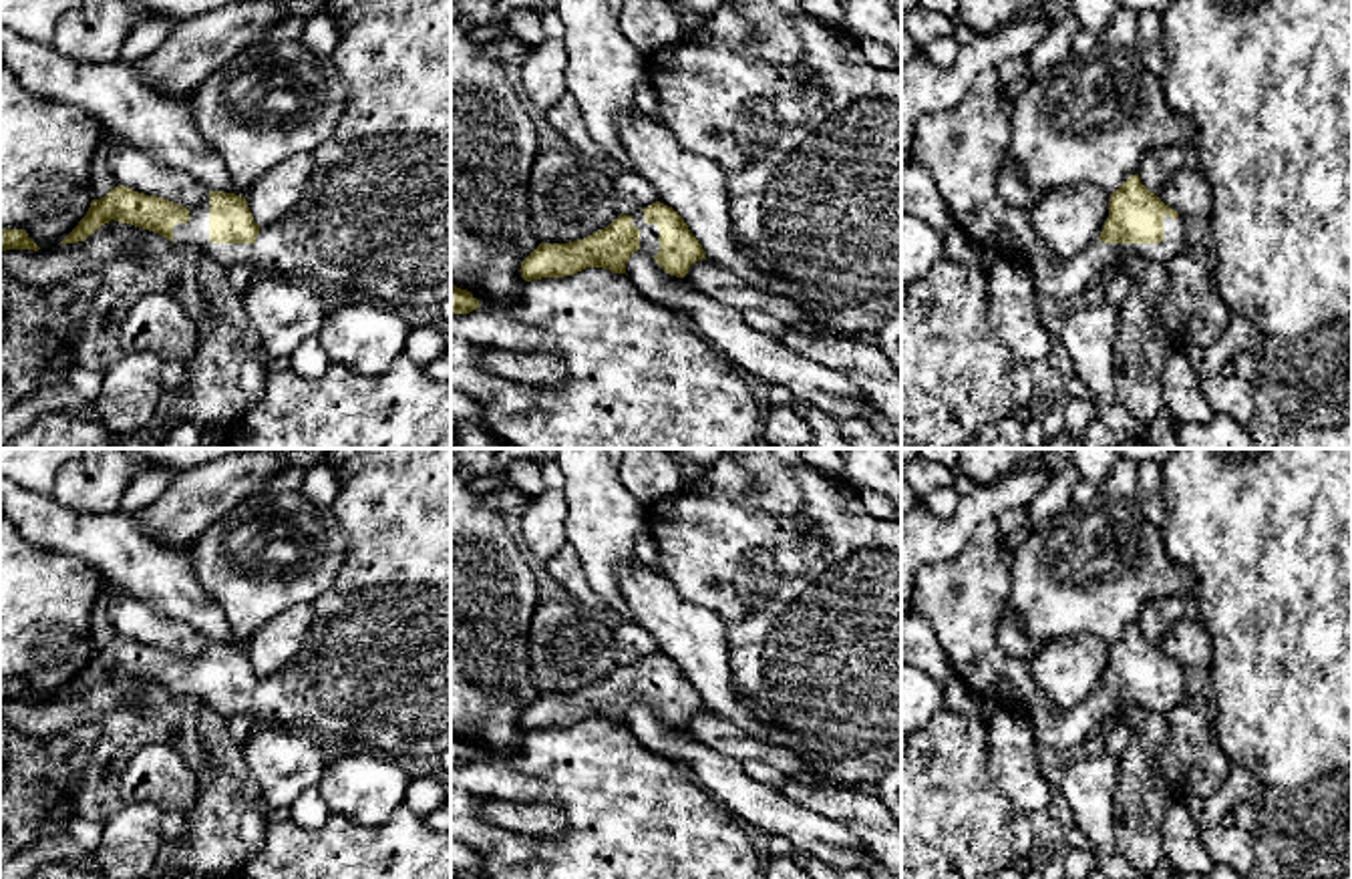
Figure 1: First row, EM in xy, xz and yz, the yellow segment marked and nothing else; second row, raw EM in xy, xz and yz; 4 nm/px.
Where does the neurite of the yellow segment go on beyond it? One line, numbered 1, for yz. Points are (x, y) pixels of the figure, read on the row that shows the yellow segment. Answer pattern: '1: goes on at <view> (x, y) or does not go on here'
1: goes on at yz (962, 147)

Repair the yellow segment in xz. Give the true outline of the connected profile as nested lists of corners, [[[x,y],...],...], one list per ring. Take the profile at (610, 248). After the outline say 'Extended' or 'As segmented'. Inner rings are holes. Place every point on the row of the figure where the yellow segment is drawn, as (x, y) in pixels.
[[[656,201],[634,215],[618,215],[608,227],[569,243],[539,243],[523,261],[525,282],[573,276],[585,268],[626,274],[634,251],[650,253],[670,276],[706,259],[702,245],[672,207]]]. Extended

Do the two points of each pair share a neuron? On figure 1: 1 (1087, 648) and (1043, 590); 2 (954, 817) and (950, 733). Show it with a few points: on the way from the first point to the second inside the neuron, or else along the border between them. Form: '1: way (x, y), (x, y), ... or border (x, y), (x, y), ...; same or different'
1: border (1109, 642), (1091, 634), (1063, 634), (1045, 644); different
2: way (950, 797), (950, 753); same

